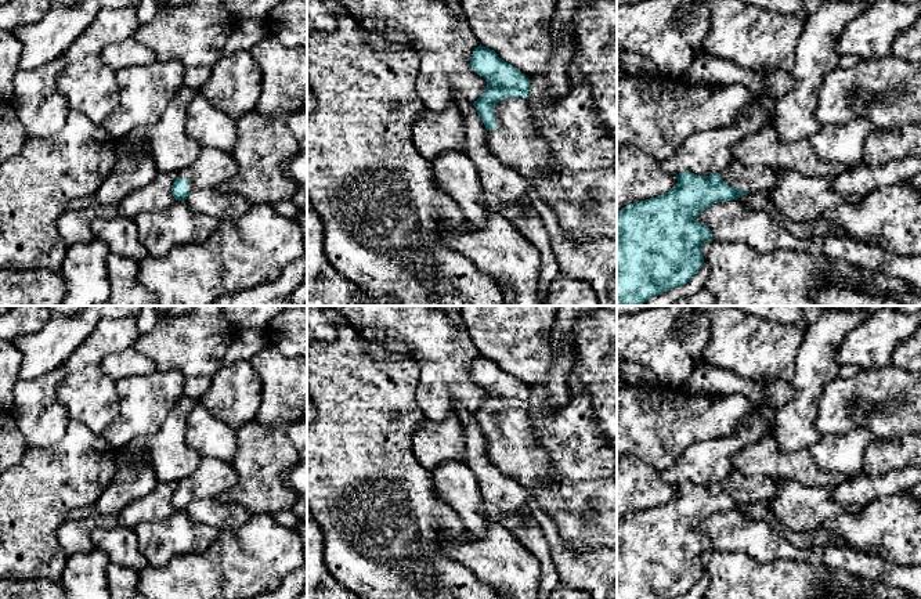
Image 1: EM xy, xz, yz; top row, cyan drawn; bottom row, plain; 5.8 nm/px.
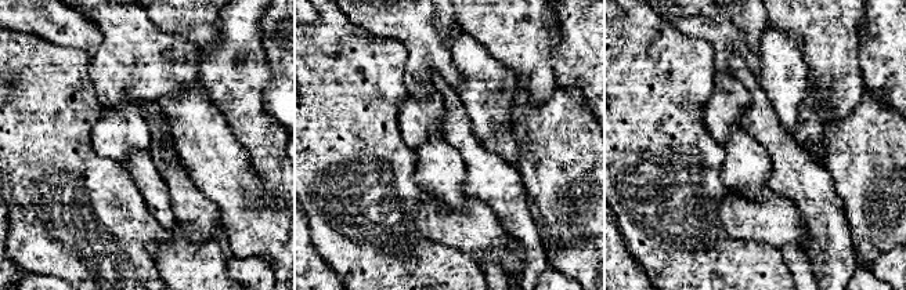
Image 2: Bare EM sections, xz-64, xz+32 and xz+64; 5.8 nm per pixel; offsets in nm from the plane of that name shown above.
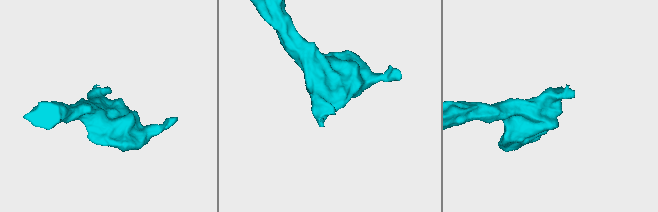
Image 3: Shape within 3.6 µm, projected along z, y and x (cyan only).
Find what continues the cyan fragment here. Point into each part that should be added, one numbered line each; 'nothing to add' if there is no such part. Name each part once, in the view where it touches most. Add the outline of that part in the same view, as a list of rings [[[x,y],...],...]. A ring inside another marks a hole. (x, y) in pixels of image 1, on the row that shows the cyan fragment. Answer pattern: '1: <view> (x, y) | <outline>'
1: xz (517, 143) | [[[530,98],[502,100],[495,105],[494,116],[498,126],[495,130],[487,130],[487,142],[502,163],[514,169],[528,181],[528,196],[549,232],[560,271],[589,284],[596,293],[599,306],[617,306],[617,241],[602,237],[575,241],[561,230],[555,210],[541,196],[543,181],[553,174],[553,159],[532,116]]]

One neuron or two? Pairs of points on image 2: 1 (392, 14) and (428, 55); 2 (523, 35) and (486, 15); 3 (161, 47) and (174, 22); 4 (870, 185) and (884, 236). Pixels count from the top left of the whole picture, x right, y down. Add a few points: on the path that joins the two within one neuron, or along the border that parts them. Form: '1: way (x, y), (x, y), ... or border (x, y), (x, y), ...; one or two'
1: way (401, 24), (423, 46); one
2: way (513, 25), (504, 15), (495, 15); one
3: border (147, 14), (161, 29), (184, 37), (195, 50); two
4: way (883, 198), (884, 224); one

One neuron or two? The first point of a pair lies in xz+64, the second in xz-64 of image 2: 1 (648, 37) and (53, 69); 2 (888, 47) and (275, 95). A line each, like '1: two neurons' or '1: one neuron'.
1: one neuron
2: one neuron

